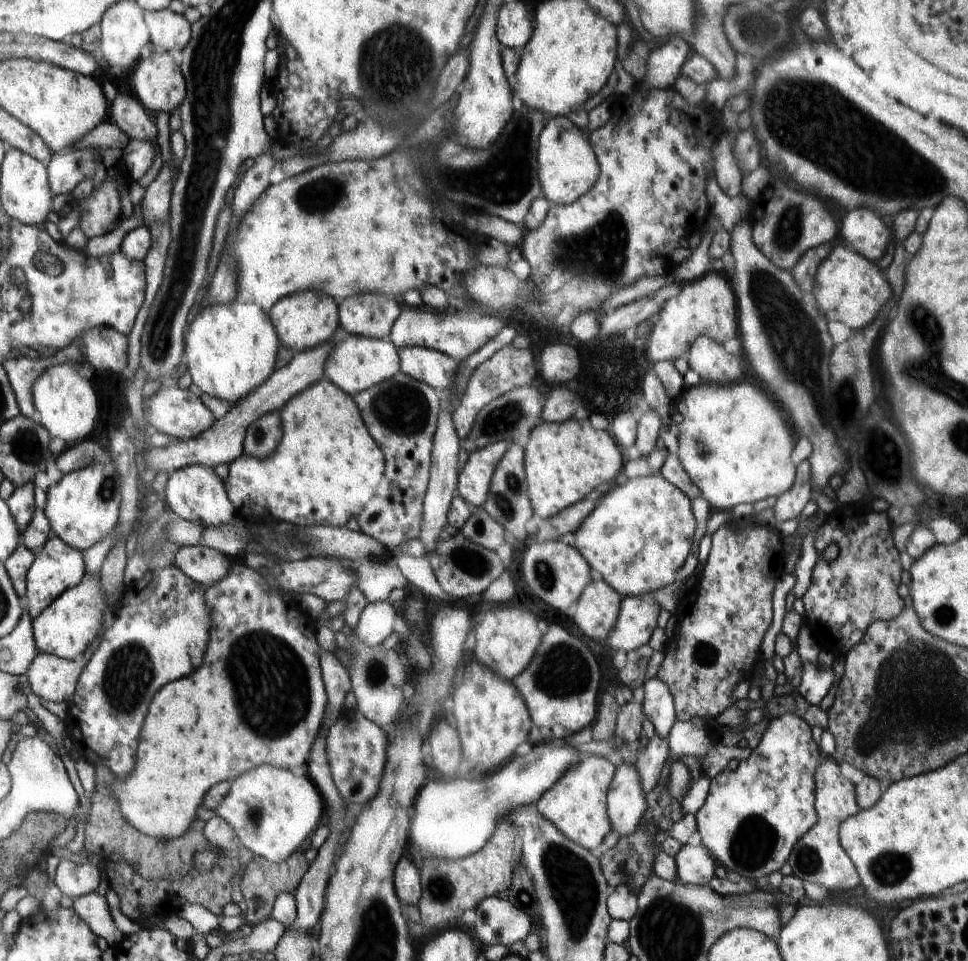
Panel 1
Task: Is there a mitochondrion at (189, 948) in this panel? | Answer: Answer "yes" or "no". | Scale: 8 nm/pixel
no

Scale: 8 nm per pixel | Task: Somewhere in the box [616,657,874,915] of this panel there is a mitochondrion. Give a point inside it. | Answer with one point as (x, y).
(754, 833)

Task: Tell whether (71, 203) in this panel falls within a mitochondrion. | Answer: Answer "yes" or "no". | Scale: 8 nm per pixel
no

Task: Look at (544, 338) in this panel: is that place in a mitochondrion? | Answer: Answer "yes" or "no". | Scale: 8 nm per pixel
no

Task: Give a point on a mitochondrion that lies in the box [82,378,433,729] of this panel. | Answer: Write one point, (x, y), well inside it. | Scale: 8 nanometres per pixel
(129, 673)

